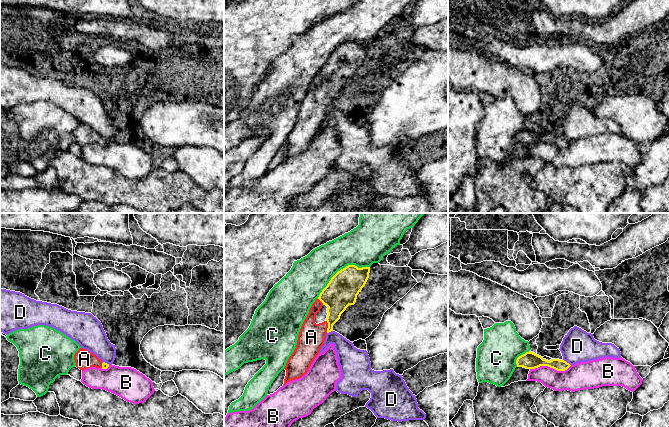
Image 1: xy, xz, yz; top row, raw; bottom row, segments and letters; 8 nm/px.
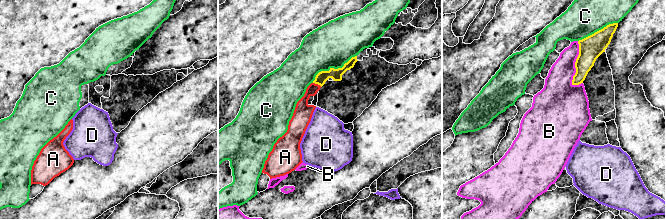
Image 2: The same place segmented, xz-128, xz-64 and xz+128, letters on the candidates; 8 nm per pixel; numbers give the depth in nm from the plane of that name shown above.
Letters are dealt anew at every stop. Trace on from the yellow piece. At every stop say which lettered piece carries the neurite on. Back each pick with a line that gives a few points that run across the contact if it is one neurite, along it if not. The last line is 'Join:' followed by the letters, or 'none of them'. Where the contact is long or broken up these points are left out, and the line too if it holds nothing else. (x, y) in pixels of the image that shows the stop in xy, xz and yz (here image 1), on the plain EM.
Join: A

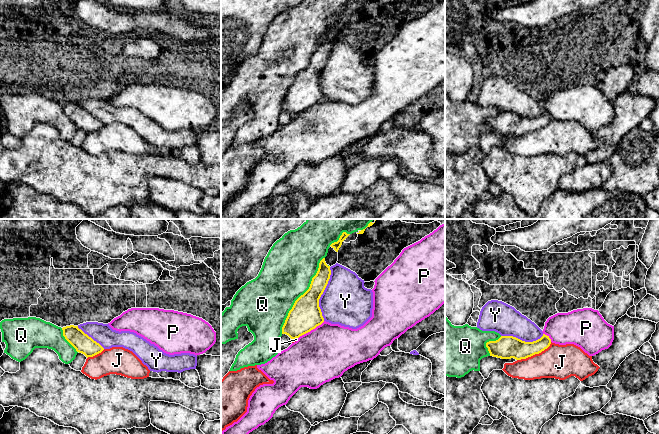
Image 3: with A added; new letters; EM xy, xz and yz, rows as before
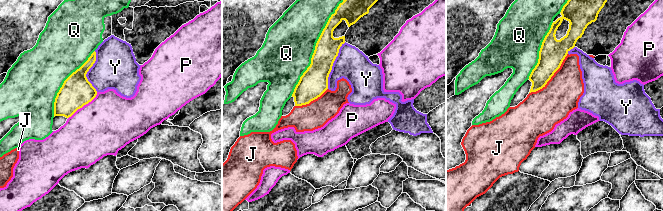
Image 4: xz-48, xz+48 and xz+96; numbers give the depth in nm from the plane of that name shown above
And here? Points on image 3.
Join: none of them

